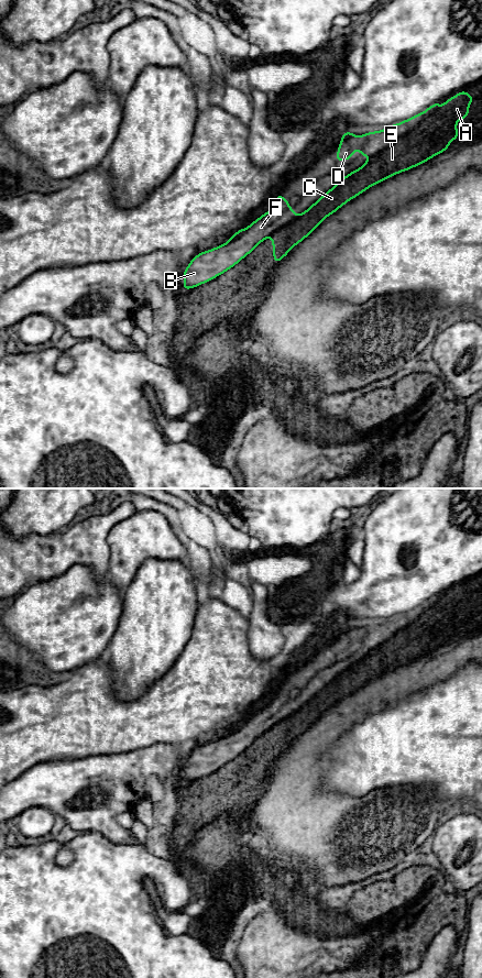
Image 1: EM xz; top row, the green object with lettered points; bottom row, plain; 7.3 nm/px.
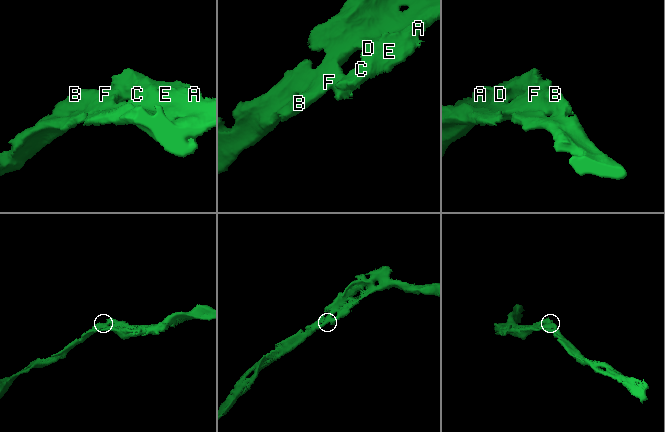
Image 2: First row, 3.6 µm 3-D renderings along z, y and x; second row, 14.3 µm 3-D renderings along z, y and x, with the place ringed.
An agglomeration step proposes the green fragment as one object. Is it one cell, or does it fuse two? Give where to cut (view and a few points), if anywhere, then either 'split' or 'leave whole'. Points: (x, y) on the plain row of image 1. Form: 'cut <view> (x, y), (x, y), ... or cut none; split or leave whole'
cut xz (437, 601), (420, 616), (373, 647); split

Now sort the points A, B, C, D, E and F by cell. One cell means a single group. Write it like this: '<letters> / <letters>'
A C E / B D F

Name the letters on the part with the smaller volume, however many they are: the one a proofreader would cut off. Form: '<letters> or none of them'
A, C, E

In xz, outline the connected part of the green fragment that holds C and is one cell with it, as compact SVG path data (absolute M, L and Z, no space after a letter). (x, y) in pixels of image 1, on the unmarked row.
M460 583L458 587L447 592L443 600L434 604L421 617L399 629L386 641L373 647L360 661L346 668L307 703L278 722L271 734L274 756L278 757L294 739L310 728L327 710L333 707L339 701L364 685L368 681L381 677L396 667L412 662L447 644L450 640L449 634L459 631L457 615L465 613L471 607L468 601L472 597L472 594L473 589L471 586Z

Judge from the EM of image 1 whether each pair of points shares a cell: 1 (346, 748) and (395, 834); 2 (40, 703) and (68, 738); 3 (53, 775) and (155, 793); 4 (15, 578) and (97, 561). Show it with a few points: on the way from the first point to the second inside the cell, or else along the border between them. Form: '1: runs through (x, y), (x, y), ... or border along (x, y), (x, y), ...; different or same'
1: border along (396, 786), (373, 789), (362, 795), (346, 795); different
2: runs through (42, 712), (59, 729); same
3: border along (146, 778), (155, 776), (171, 797); different
4: runs through (35, 558), (77, 557); same

